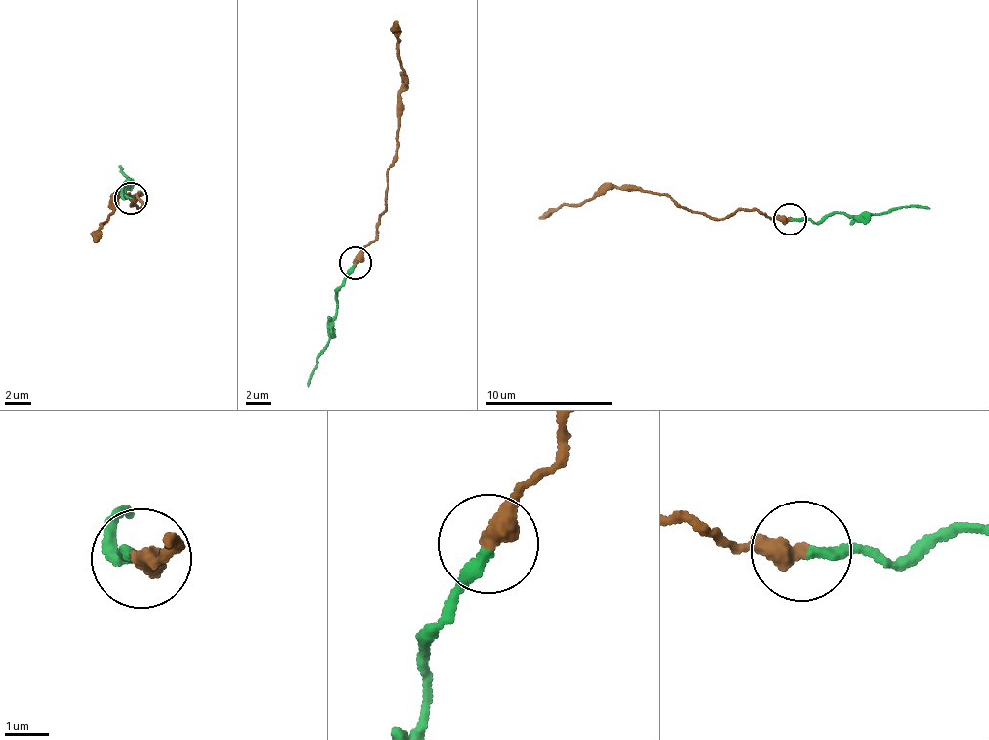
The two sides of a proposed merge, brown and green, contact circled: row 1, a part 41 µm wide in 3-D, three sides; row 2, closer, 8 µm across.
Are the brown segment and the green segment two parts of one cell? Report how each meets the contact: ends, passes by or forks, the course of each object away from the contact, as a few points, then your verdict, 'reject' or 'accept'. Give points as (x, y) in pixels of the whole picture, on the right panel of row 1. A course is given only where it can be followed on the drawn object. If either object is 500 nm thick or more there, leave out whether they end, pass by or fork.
brown ends there; green ends there; brown runs (789, 220), (737, 208), (724, 219), (690, 214), (665, 194), (600, 188), (586, 200), (549, 208), (541, 217); green runs (792, 220), (820, 222), (828, 215), (869, 217), (899, 206), (930, 209); accept

